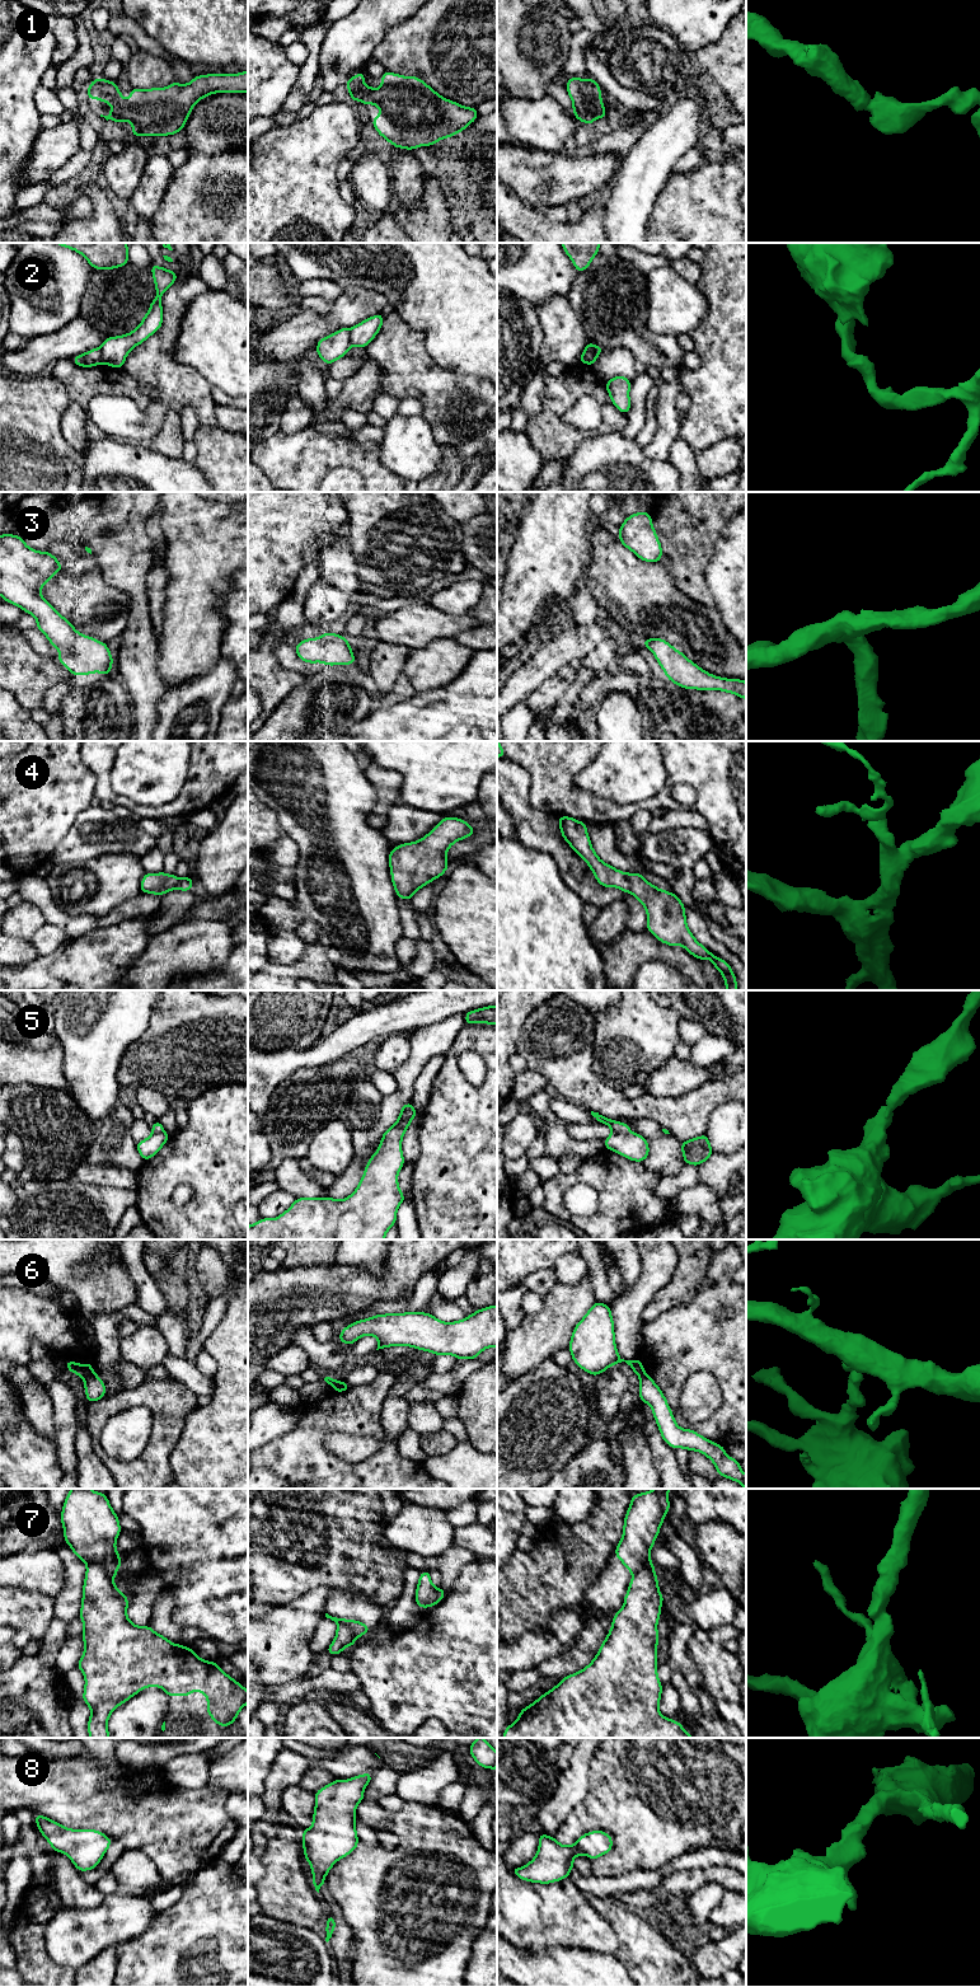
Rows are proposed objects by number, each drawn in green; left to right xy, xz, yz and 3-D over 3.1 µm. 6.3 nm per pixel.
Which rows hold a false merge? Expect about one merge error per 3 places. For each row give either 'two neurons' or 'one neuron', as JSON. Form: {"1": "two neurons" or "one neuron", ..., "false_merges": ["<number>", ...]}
{"1": "one neuron", "2": "two neurons", "3": "one neuron", "4": "one neuron", "5": "two neurons", "6": "two neurons", "7": "two neurons", "8": "one neuron", "false_merges": ["2", "5", "6", "7"]}

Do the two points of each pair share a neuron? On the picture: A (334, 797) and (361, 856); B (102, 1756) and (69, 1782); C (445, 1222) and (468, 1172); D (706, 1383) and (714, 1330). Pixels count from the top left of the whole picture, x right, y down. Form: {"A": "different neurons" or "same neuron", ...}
{"A": "same neuron", "B": "different neurons", "C": "same neuron", "D": "different neurons"}

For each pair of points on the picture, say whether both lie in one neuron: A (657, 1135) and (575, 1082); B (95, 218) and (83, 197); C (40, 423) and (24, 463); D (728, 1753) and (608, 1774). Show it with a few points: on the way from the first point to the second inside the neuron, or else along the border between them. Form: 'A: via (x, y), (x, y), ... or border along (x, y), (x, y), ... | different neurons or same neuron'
A: border along (633, 1118), (650, 1118), (661, 1128) | different neurons
B: border along (87, 191), (92, 212), (64, 221) | different neurons
C: via (37, 434), (33, 453) | same neuron
D: via (698, 1774), (638, 1774) | same neuron

